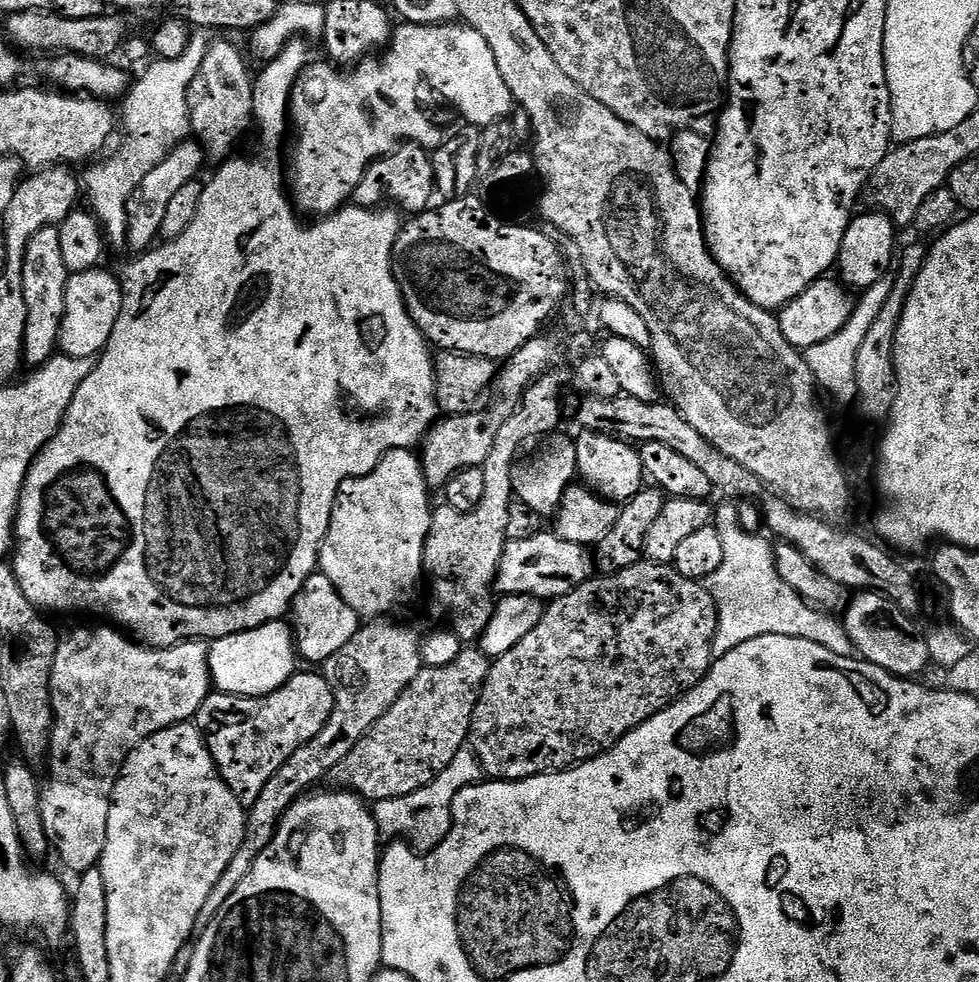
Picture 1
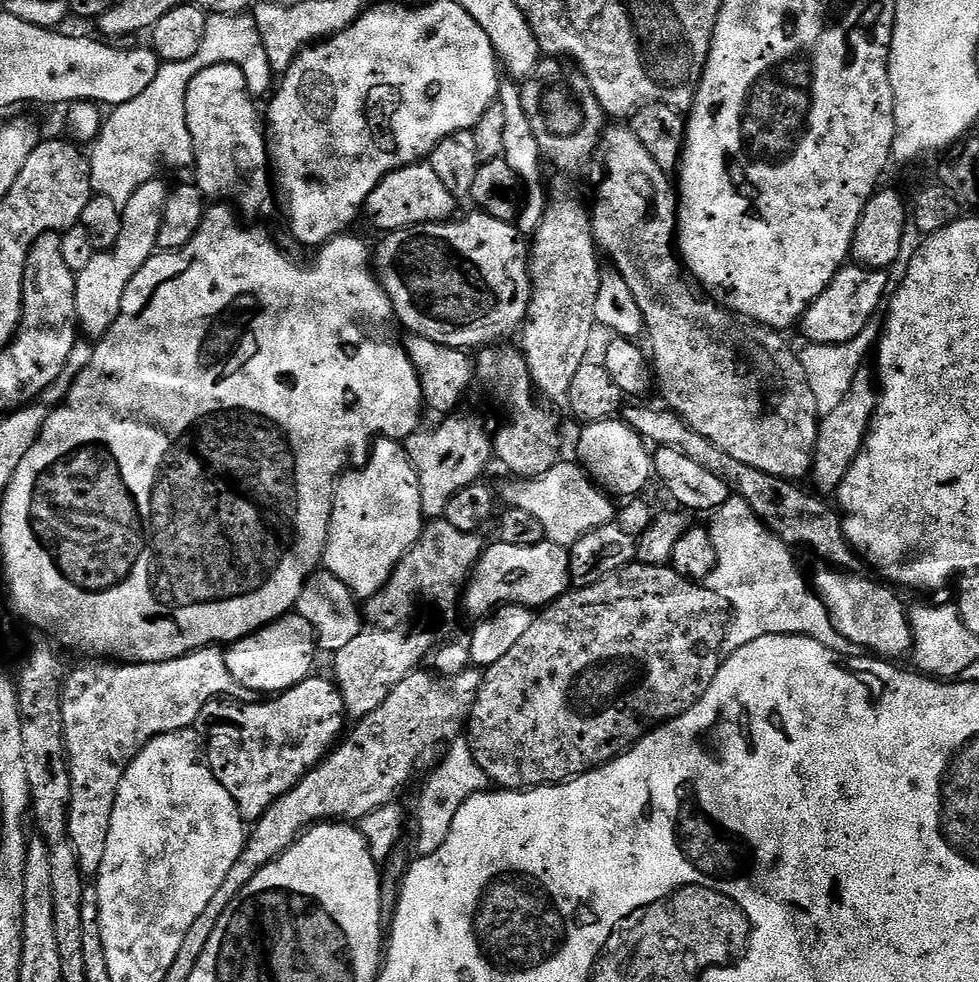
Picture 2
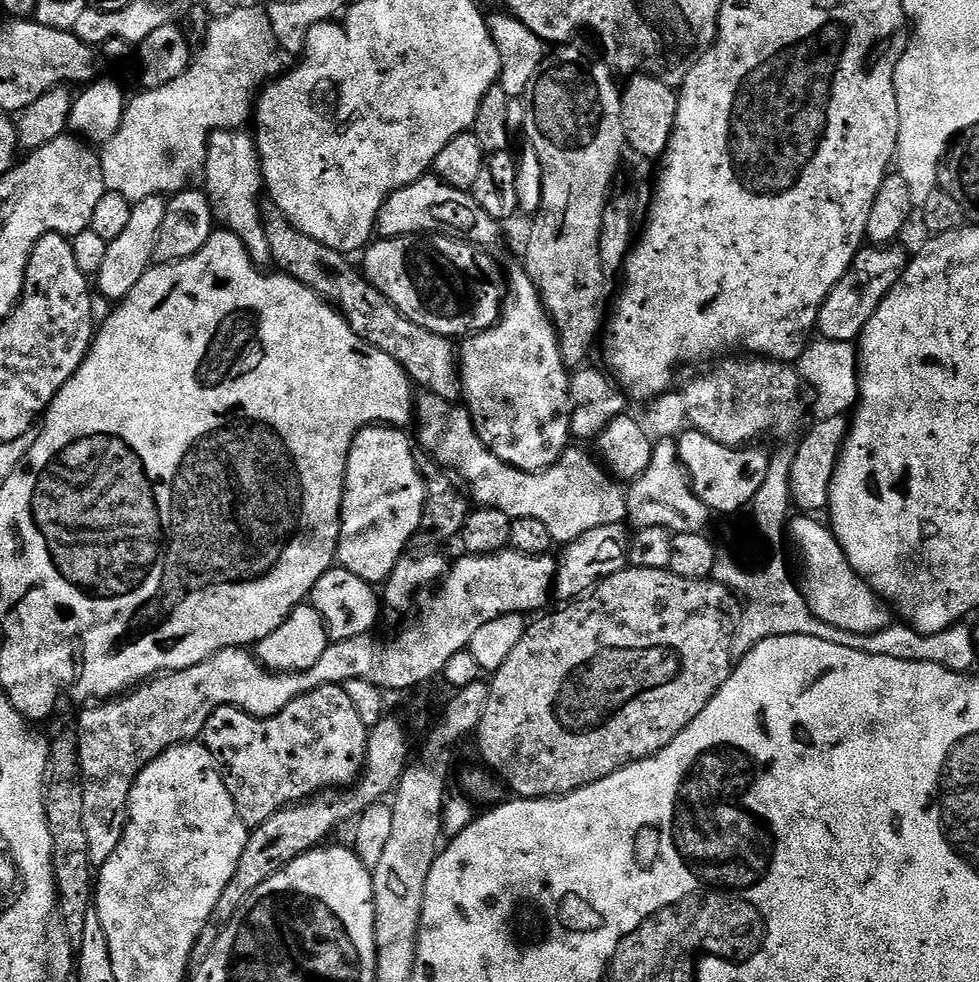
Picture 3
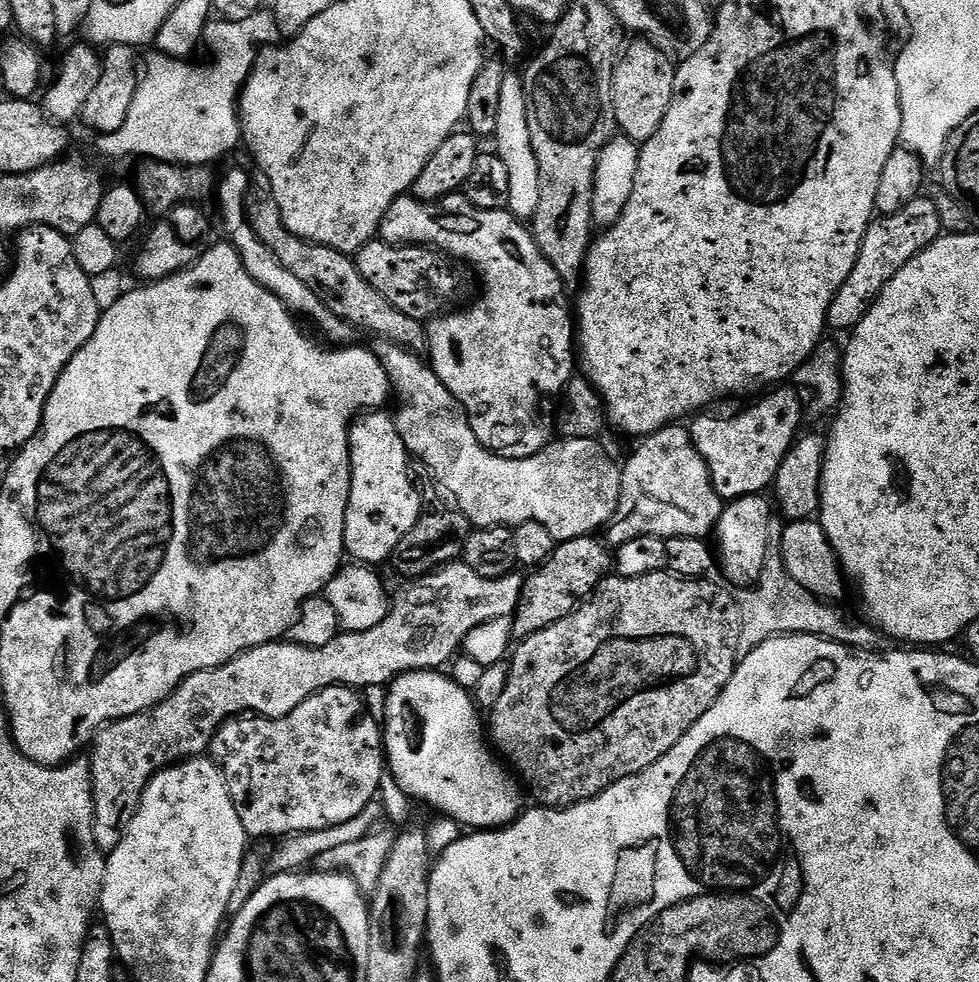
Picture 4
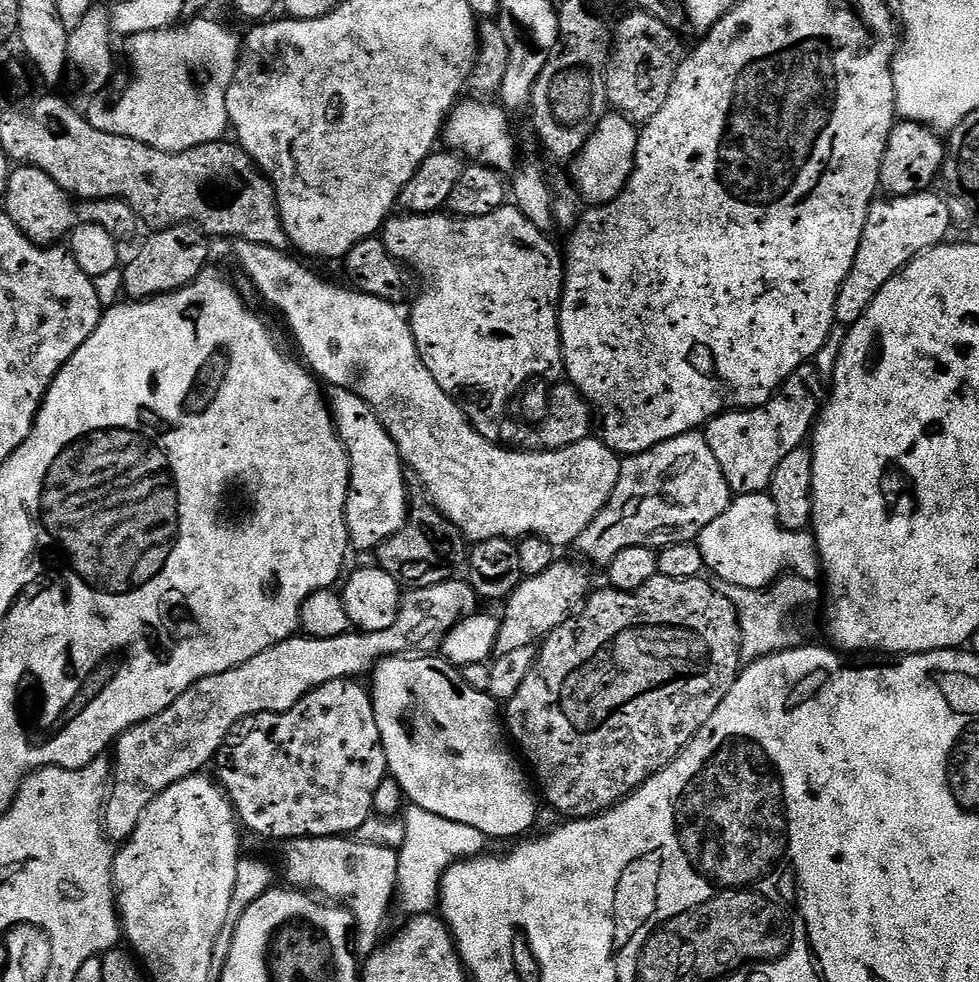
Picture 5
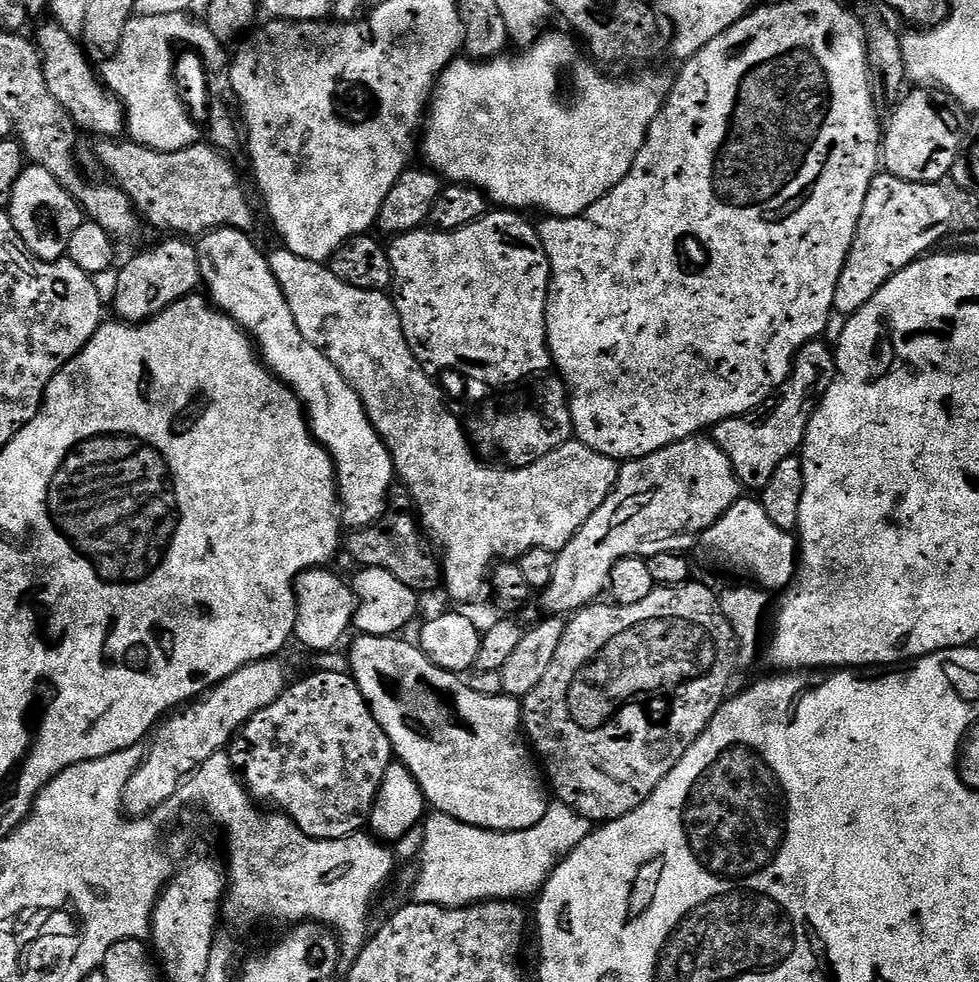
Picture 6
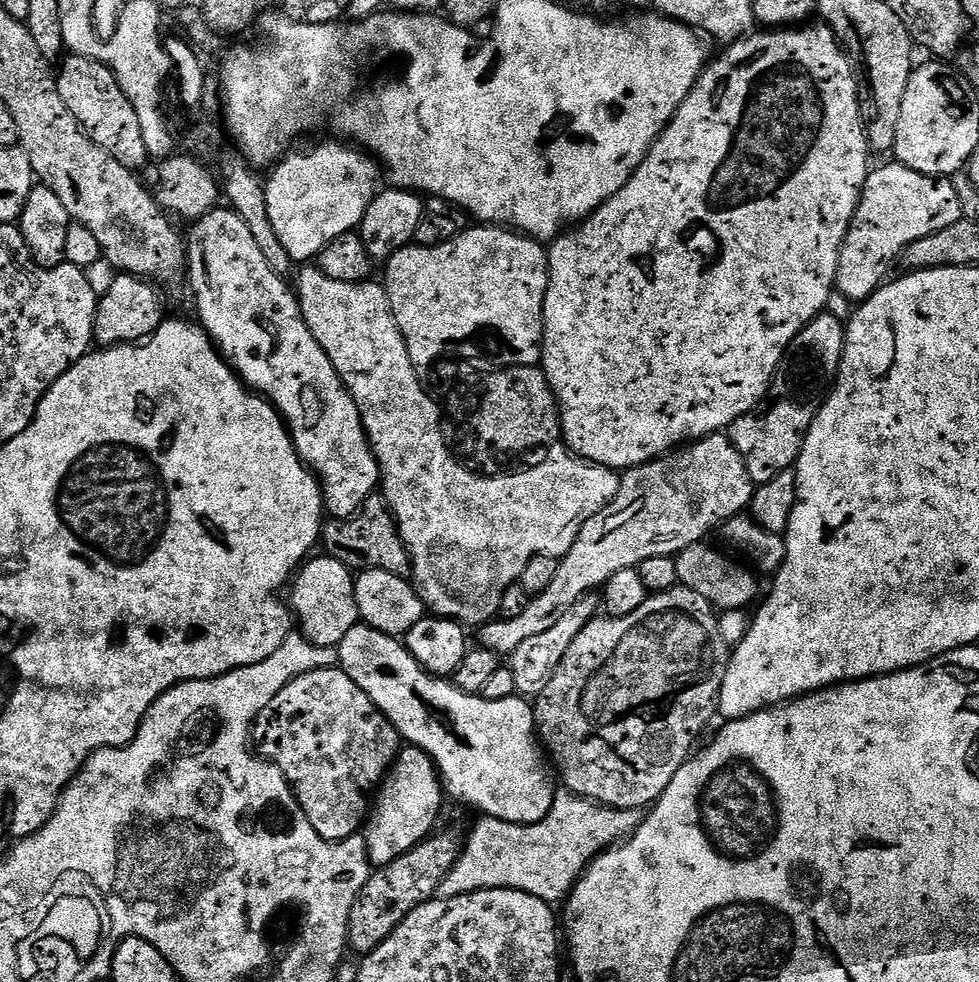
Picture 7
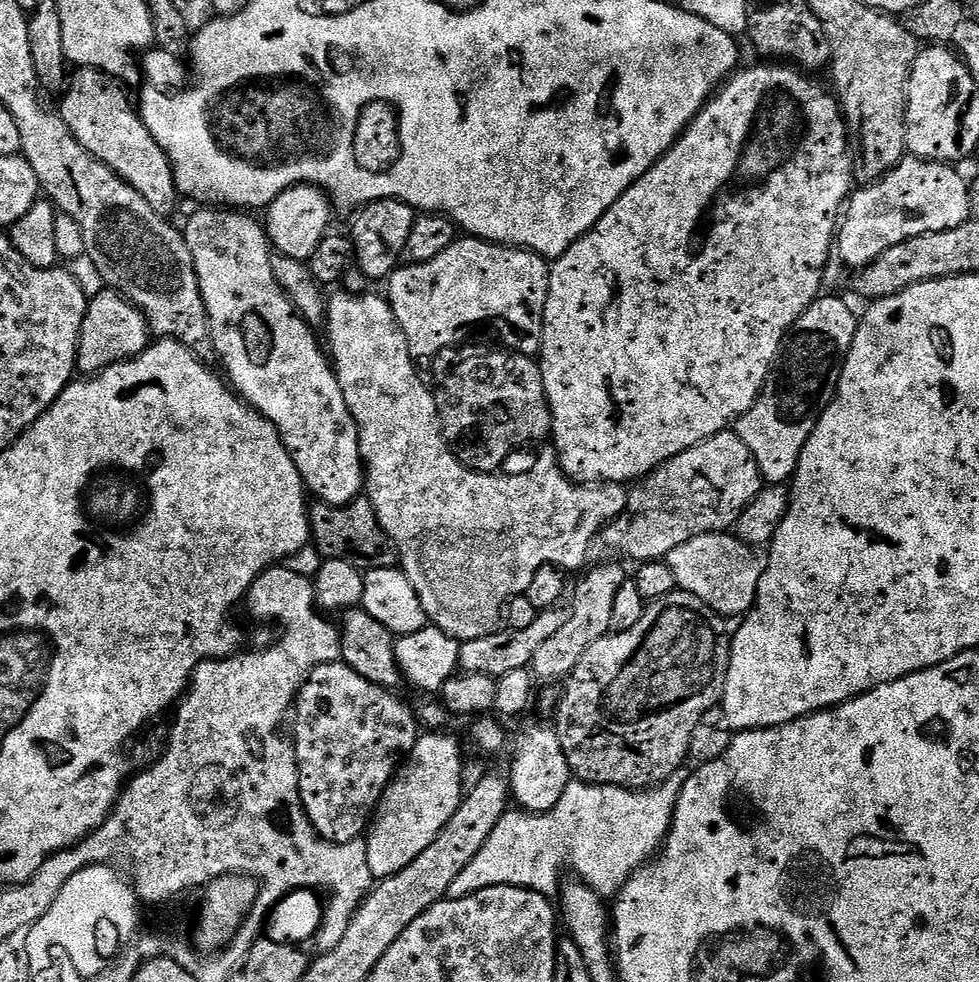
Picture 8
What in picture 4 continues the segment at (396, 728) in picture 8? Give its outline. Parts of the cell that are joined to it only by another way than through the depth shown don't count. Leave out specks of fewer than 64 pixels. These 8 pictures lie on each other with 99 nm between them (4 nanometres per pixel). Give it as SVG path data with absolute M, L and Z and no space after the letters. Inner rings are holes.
M347 686L334 688L321 688L302 706L294 706L290 714L286 714L277 720L269 720L267 716L249 715L247 718L233 718L226 721L223 726L214 734L210 749L210 759L220 768L224 775L226 790L230 790L230 802L234 802L234 810L238 810L238 818L242 818L242 826L250 838L256 836L278 836L285 838L296 835L296 833L326 830L330 827L341 826L344 822L356 822L368 808L371 800L377 799L382 774L386 770L386 757L384 755L384 733L379 719L376 720L368 713L366 705L360 701L361 693L357 689Z

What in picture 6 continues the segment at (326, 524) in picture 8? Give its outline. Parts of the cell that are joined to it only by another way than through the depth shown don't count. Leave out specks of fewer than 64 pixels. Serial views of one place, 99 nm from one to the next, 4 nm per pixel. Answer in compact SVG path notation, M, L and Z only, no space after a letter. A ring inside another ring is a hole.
M389 511L369 528L349 531L346 536L346 552L357 560L360 568L390 570L398 582L410 586L418 594L432 592L442 584L442 560L433 541L426 535L415 515Z

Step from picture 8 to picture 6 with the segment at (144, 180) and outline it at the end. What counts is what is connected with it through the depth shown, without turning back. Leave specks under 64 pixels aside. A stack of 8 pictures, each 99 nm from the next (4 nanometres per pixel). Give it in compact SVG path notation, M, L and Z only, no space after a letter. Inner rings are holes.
M47 23L37 30L34 43L40 50L50 94L54 94L65 113L71 116L81 129L89 128L90 131L97 132L97 137L100 138L123 137L126 132L126 113L120 97L114 95L98 72L92 69L93 61L84 51L81 41L66 34L60 24Z

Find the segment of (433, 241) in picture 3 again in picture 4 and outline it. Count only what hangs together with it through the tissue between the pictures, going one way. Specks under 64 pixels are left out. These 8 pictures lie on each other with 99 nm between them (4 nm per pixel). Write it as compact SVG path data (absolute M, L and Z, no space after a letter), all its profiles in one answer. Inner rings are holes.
M377 238L357 250L354 259L358 274L362 274L362 278L366 278L366 282L374 286L374 290L378 290L378 294L382 294L390 306L421 322L431 321L447 313L460 292L457 265L434 248L397 246Z

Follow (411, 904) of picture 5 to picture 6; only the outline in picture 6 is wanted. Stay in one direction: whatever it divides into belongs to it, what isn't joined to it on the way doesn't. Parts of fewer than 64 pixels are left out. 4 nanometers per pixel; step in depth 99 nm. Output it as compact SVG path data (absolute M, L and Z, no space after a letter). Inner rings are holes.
M559 802L549 803L546 814L542 818L542 822L538 822L534 826L530 826L526 830L518 830L517 832L495 832L494 830L486 830L478 826L470 826L458 822L454 818L450 818L444 812L433 811L431 815L423 821L422 829L424 828L424 841L420 844L420 869L416 872L416 885L412 888L411 899L417 904L433 904L439 908L466 908L473 904L487 902L489 900L511 900L515 901L516 896L532 896L535 897L540 889L544 887L544 883L550 878L550 874L555 870L557 864L564 857L569 856L582 841L588 837L590 831L590 821L582 814L578 814L570 806Z

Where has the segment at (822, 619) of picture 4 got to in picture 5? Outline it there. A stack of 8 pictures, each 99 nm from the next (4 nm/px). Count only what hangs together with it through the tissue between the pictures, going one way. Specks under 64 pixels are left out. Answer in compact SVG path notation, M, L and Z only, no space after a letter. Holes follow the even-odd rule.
M784 574L771 587L764 591L752 591L730 585L726 595L736 612L740 623L740 663L747 666L775 652L799 645L804 636L800 629L800 615L808 612L820 600L822 588L815 580L807 580L795 574Z

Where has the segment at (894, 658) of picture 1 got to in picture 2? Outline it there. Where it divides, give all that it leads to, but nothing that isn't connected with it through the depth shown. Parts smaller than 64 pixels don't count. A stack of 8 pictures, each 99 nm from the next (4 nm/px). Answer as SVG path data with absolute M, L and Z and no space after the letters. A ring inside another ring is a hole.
M820 566L814 579L814 588L826 606L836 628L858 642L869 653L880 658L907 657L912 651L912 622L909 609L895 596L891 587L875 584L864 576L855 576L852 570L841 570L831 566Z

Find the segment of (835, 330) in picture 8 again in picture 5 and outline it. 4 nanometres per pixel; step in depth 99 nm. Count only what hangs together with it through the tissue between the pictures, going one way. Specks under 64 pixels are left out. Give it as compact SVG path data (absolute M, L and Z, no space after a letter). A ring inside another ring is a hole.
M806 362L784 379L775 396L757 408L741 408L723 412L708 421L702 429L704 441L710 446L726 482L736 496L767 493L772 487L774 470L790 450L801 447L820 415L826 399L826 380L820 377L815 363Z

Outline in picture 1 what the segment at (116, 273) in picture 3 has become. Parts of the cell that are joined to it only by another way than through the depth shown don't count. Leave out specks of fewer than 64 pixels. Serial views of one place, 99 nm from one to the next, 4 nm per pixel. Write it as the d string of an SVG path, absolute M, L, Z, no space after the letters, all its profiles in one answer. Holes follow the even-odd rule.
M195 139L183 140L146 178L142 178L142 186L134 190L134 194L128 199L128 242L127 247L133 248L136 254L143 254L153 247L161 239L160 231L162 222L166 219L166 210L170 202L178 195L178 190L186 186L192 180L197 179L206 165L206 153L204 147ZM104 266L69 275L66 286L66 310L60 327L59 351L74 358L96 358L104 351L110 334L122 314L124 286L119 275L111 276Z

